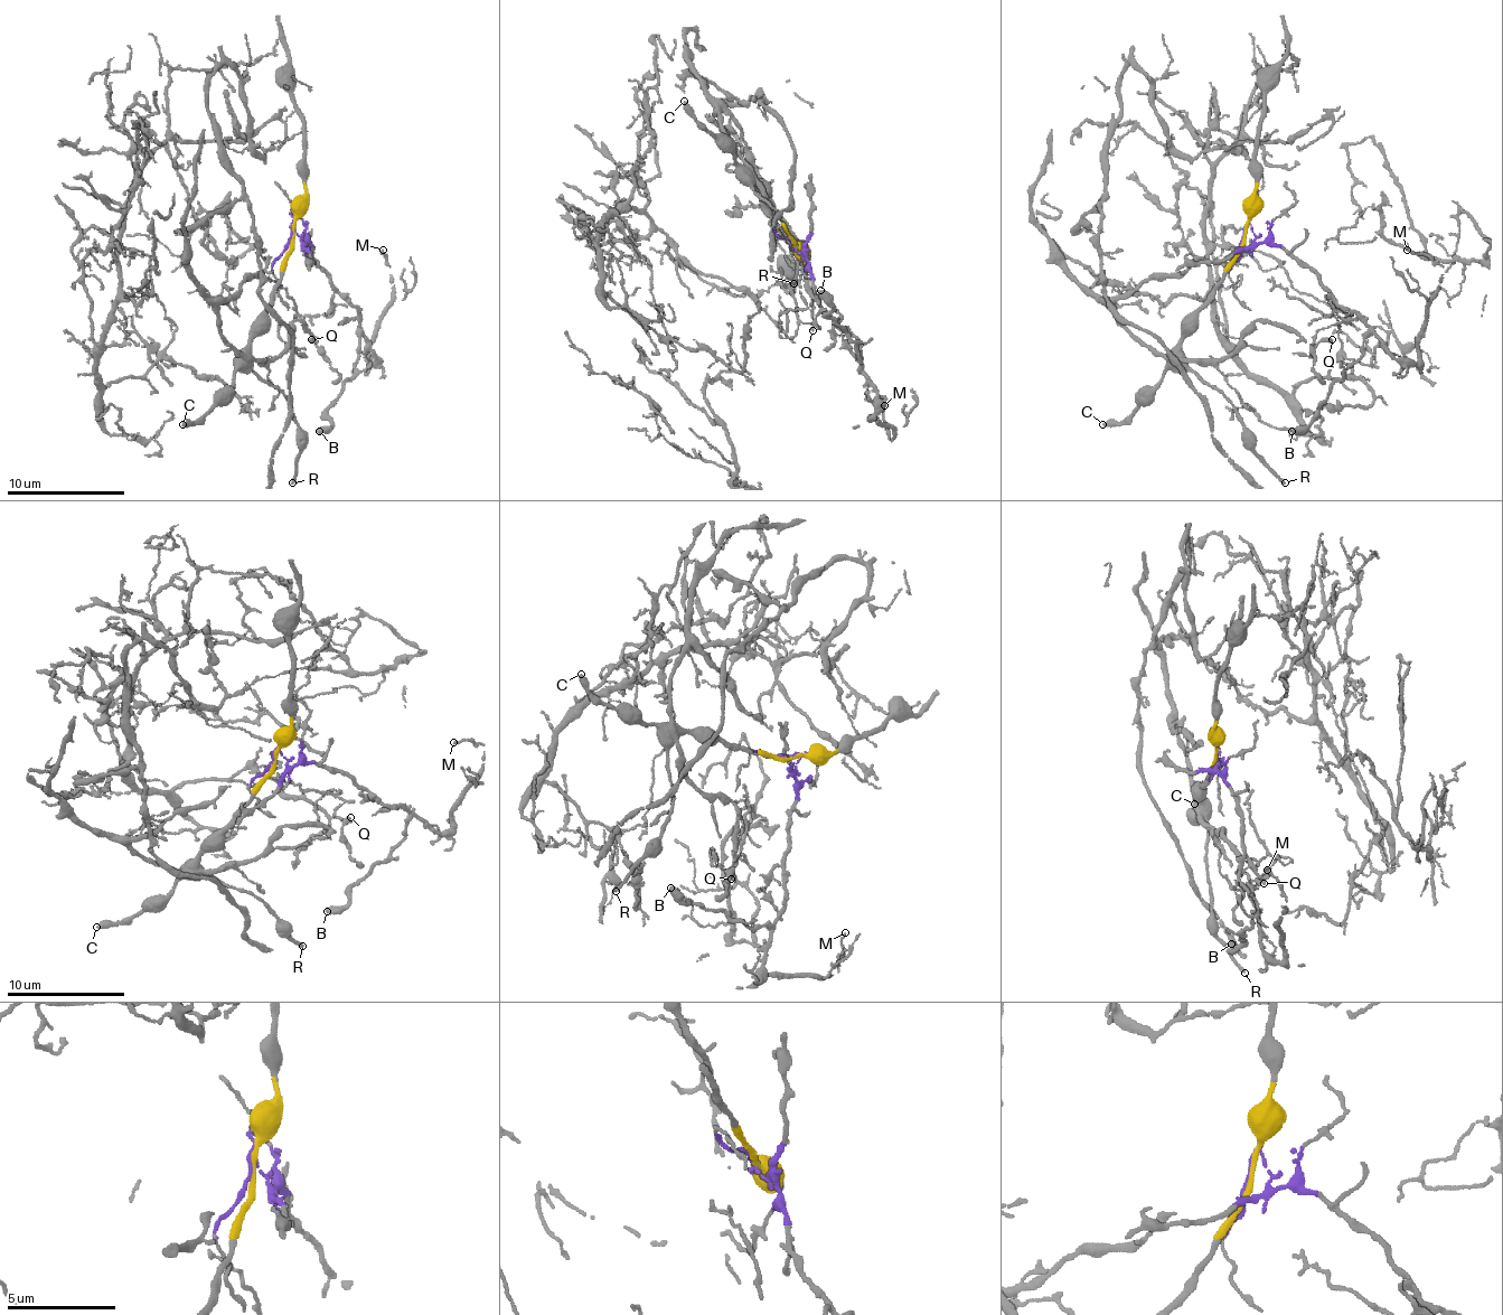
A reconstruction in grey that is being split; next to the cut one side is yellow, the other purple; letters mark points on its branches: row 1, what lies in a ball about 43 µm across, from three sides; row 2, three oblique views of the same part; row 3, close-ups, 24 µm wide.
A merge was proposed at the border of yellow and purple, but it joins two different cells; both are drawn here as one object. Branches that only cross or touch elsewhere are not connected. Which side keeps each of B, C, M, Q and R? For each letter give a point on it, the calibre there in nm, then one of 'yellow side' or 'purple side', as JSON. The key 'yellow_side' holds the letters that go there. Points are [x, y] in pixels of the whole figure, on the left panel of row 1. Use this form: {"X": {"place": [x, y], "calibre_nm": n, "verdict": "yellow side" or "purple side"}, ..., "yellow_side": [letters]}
{"B": {"place": [319, 431], "calibre_nm": 480, "verdict": "purple side"}, "C": {"place": [182, 424], "calibre_nm": 440, "verdict": "yellow side"}, "M": {"place": [383, 250], "calibre_nm": 150, "verdict": "purple side"}, "Q": {"place": [311, 339], "calibre_nm": 280, "verdict": "yellow side"}, "R": {"place": [292, 482], "calibre_nm": 190, "verdict": "yellow side"}, "yellow_side": ["C", "Q", "R"]}

